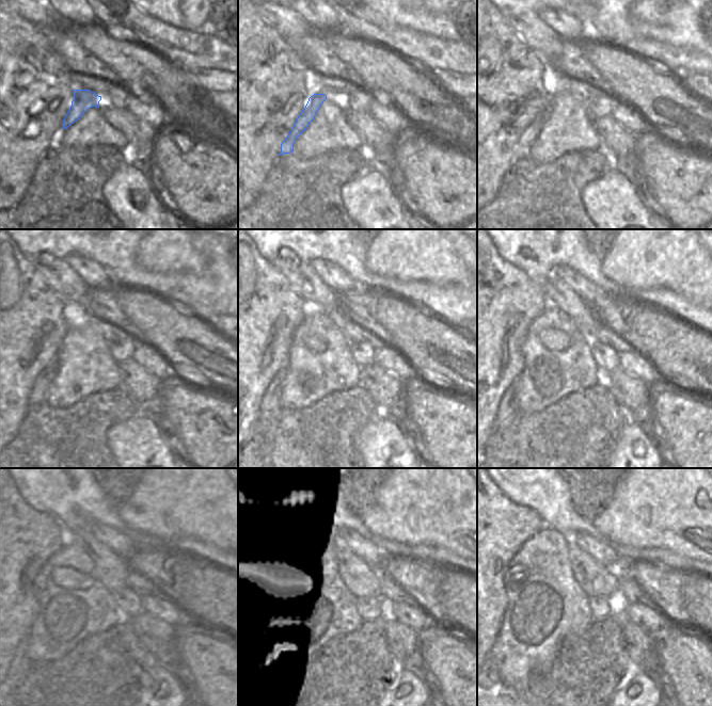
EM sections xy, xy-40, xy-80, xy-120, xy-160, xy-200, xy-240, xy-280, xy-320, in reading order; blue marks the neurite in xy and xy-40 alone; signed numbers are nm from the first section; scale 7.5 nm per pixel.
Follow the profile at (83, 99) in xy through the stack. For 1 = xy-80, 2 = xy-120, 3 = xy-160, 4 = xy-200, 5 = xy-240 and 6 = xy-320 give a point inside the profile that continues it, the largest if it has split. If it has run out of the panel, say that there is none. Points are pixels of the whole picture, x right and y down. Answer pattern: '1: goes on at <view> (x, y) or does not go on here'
1: goes on at xy-80 (521, 148)
2: goes on at xy-120 (38, 394)
3: goes on at xy-160 (271, 400)
4: goes on at xy-200 (507, 405)
5: goes on at xy-240 (22, 643)
6: goes on at xy-320 (499, 683)

